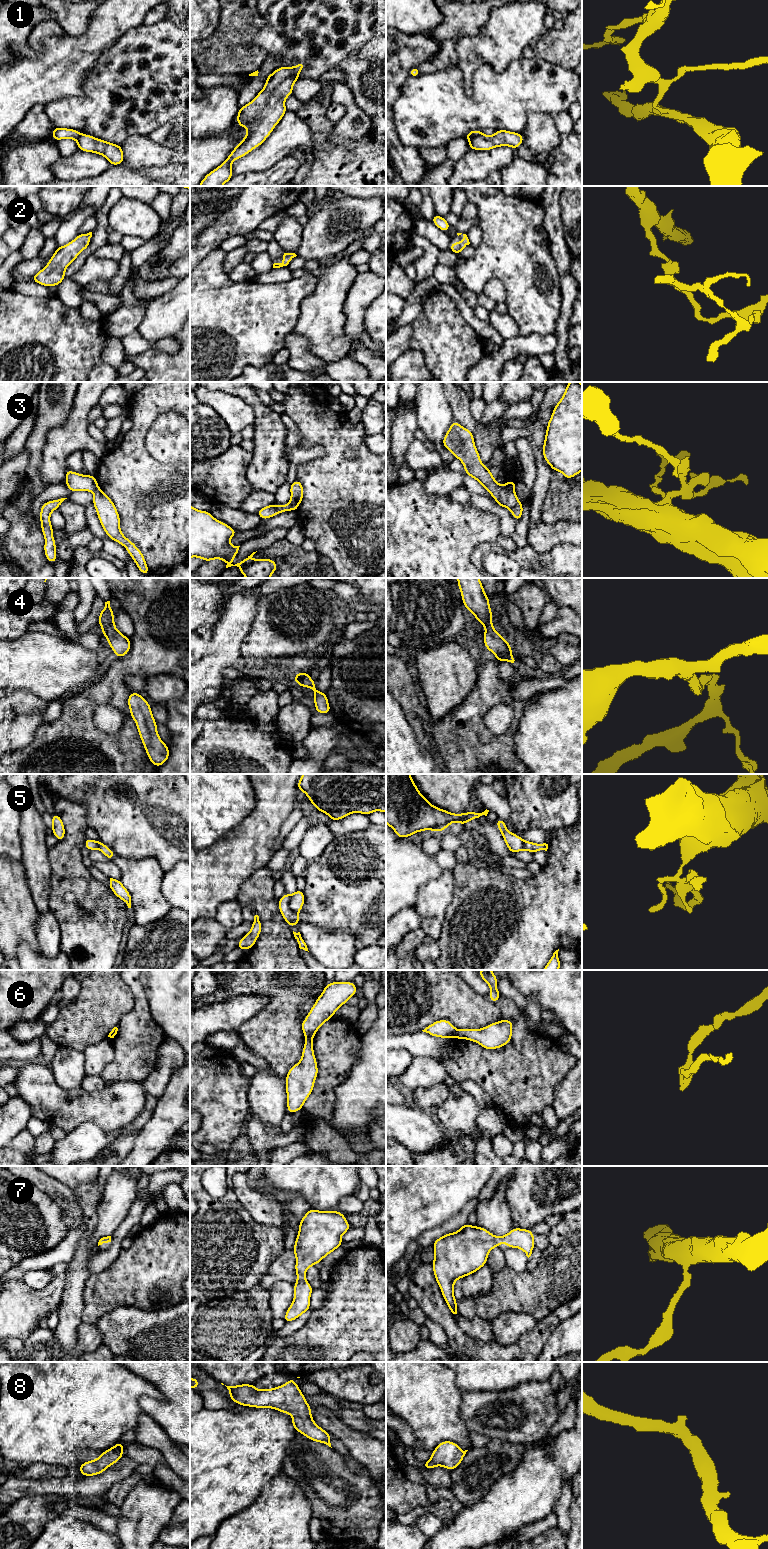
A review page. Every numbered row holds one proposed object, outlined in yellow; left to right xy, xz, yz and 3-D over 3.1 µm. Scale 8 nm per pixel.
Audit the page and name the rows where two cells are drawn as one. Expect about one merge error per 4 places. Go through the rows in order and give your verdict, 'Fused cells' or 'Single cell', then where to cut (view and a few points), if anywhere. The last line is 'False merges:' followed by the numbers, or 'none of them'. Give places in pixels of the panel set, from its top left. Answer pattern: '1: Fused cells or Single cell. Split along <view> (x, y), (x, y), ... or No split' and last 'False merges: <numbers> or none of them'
1: Fused cells. Split along yz (481, 132), (467, 138)
2: Single cell. No split
3: Fused cells. Split along yz (504, 485), (513, 490)
4: Single cell. No split
5: Single cell. No split
6: Fused cells. Split along yz (457, 1030), (454, 1037)
7: Single cell. No split
8: Single cell. No split
False merges: 1, 3, 6

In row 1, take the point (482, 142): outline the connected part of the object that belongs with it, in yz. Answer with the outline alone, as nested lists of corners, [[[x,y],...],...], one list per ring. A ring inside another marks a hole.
[[[496,130],[493,136],[487,136],[483,133],[467,138],[470,150],[488,151],[495,147],[509,146],[518,149],[522,144],[524,137],[521,133],[510,132],[508,130]]]

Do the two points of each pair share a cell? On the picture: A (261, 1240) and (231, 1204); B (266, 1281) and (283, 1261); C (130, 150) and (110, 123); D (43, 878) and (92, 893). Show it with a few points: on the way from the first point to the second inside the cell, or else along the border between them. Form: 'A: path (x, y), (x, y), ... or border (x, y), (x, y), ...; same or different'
A: path (251, 1235), (231, 1214); same
B: path (271, 1276), (281, 1266); same
C: border (147, 136), (131, 135), (121, 145); different
D: border (47, 857), (50, 863), (50, 895), (48, 903); different

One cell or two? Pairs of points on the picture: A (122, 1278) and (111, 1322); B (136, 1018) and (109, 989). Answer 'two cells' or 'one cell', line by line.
A: two cells
B: two cells

